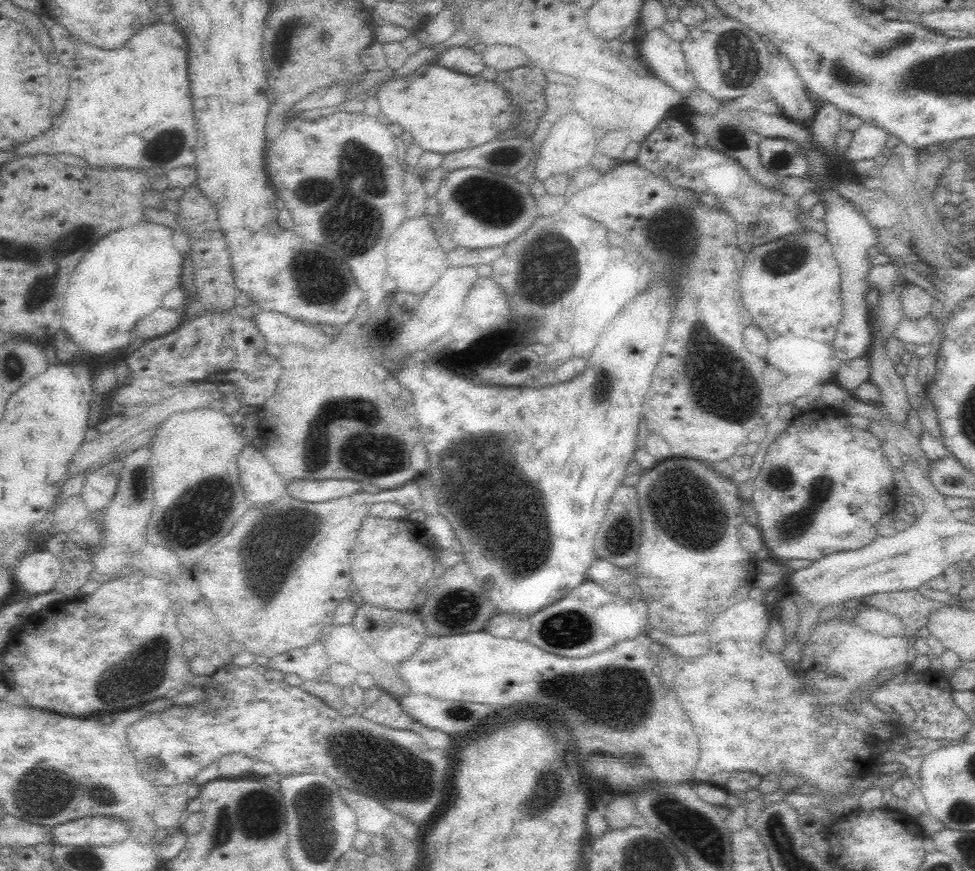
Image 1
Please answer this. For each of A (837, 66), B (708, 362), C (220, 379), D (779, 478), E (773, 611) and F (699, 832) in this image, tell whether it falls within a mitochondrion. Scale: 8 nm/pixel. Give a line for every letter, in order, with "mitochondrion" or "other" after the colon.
A: mitochondrion
B: mitochondrion
C: other
D: mitochondrion
E: other
F: mitochondrion

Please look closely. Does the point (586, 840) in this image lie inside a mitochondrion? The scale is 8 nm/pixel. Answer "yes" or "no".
no

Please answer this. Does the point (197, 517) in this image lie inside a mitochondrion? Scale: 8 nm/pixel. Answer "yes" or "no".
yes

